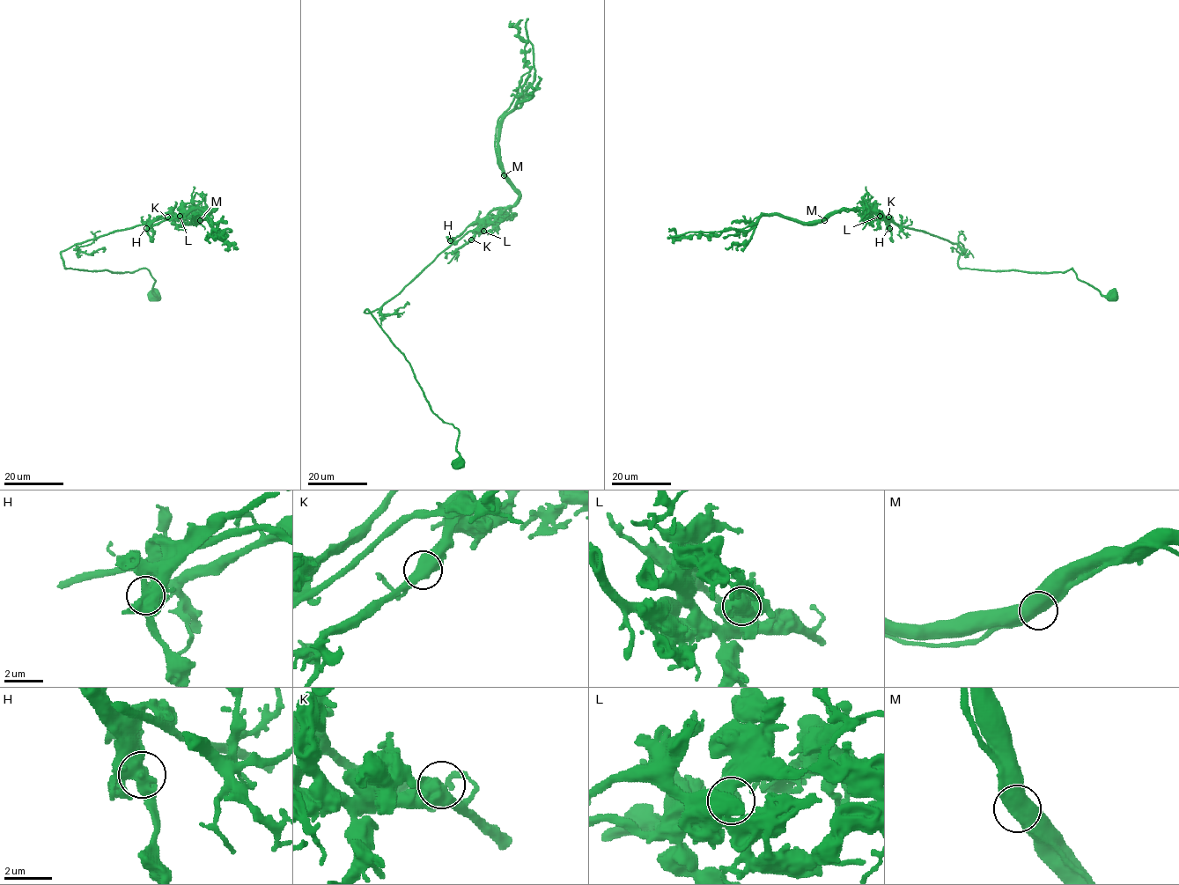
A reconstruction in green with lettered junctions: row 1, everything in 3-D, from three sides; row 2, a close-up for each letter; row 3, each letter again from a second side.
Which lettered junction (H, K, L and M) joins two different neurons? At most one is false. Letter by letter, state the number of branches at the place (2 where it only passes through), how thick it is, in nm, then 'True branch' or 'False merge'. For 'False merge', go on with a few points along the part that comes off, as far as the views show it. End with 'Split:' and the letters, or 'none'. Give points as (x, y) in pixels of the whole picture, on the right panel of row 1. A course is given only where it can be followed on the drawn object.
H: Branches: 2. Thickness 550 nm. True branch
K: Branches: 2. Thickness 600 nm. True branch
L: Branches: 2. Thickness 550 nm. True branch
M: Branches: 2. Thickness 600 nm. False merge. Course of the part to remove: (824, 220), (798, 222), (773, 215), (762, 216), (747, 231), (689, 232), (667, 238)
Split: M

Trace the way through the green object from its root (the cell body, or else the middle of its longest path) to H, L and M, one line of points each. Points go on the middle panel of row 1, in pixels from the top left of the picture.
H: (457, 465), (459, 430), (433, 412), (405, 356), (372, 314), (364, 312), (394, 298), (450, 240)
L: (457, 465), (459, 430), (433, 412), (405, 356), (364, 311), (373, 312), (394, 298), (469, 231), (483, 231)
M: (457, 465), (459, 430), (433, 412), (405, 356), (364, 311), (511, 207), (518, 190), (504, 175)

